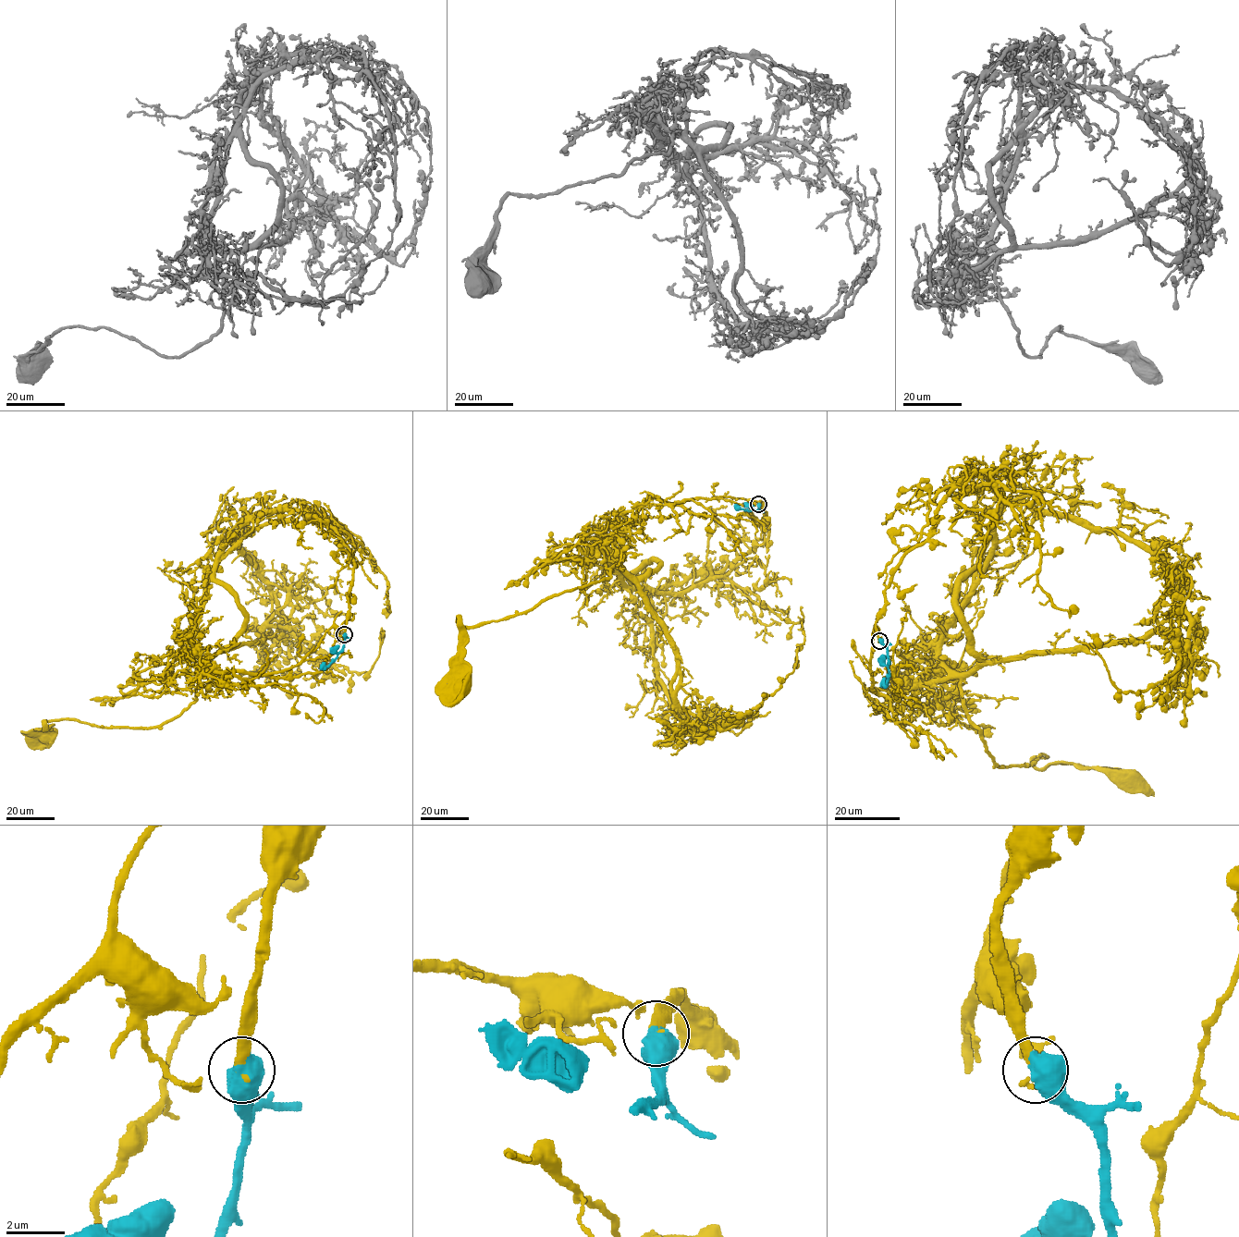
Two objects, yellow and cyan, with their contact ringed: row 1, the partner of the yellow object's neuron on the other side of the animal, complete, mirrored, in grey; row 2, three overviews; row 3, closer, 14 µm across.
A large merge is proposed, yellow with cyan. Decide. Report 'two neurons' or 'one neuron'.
one neuron

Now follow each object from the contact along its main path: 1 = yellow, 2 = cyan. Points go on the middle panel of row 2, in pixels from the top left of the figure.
1: (759, 504), (766, 540), (679, 593), (631, 588), (607, 549), (610, 577), (496, 620), (459, 616), (463, 686)
2: (759, 504), (759, 508), (750, 510), (734, 506)

